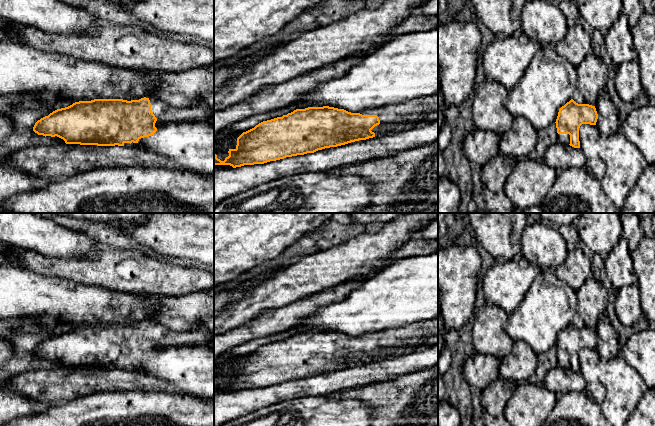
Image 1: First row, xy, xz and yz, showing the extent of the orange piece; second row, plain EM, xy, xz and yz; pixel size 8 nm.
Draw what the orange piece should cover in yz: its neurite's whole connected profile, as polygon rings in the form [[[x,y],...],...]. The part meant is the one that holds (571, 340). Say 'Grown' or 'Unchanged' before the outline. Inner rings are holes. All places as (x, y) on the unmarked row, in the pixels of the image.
Grown. [[[573,323],[559,333],[556,343],[558,366],[580,372],[579,352],[582,348],[596,349],[595,330],[578,328]]]

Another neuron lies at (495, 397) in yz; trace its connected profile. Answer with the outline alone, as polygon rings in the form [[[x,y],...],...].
[[[498,378],[482,391],[481,403],[493,417],[503,415],[505,407],[518,384]]]

